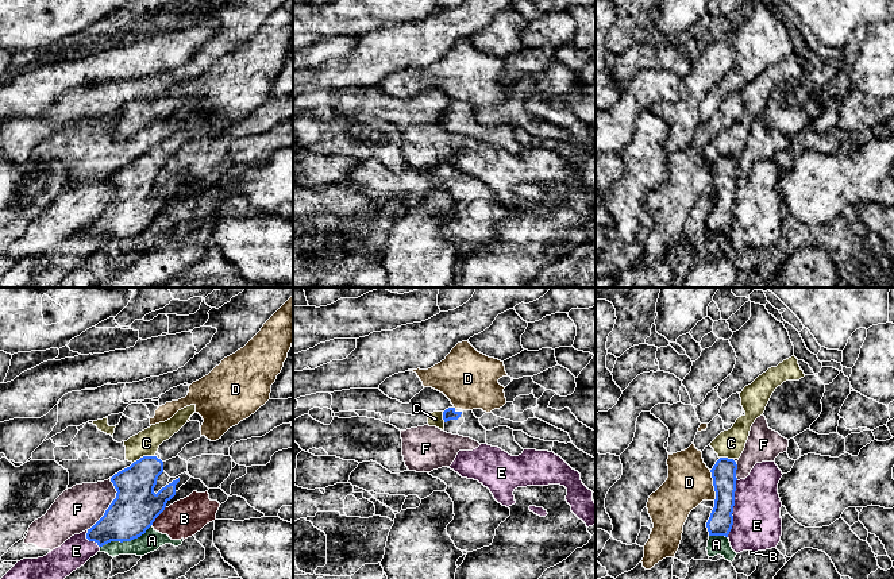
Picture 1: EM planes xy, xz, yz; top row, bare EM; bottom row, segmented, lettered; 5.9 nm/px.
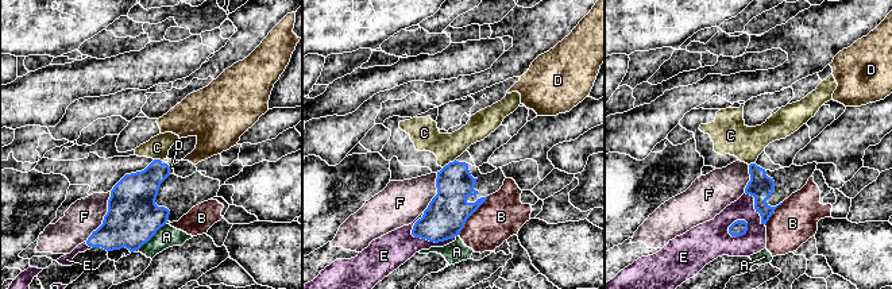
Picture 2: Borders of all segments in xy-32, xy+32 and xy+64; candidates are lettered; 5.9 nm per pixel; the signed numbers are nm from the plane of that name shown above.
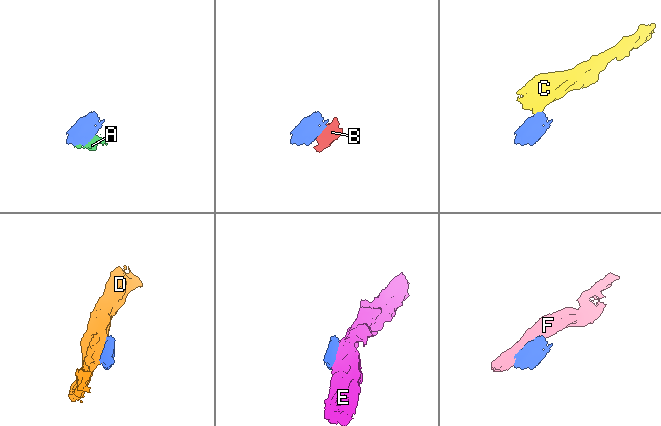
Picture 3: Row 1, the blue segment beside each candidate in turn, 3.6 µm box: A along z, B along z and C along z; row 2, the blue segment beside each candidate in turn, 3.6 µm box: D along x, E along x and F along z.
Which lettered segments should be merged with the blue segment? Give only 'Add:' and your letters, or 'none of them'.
Add: none of them

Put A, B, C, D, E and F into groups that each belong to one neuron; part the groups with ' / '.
A B / C / D / E / F

